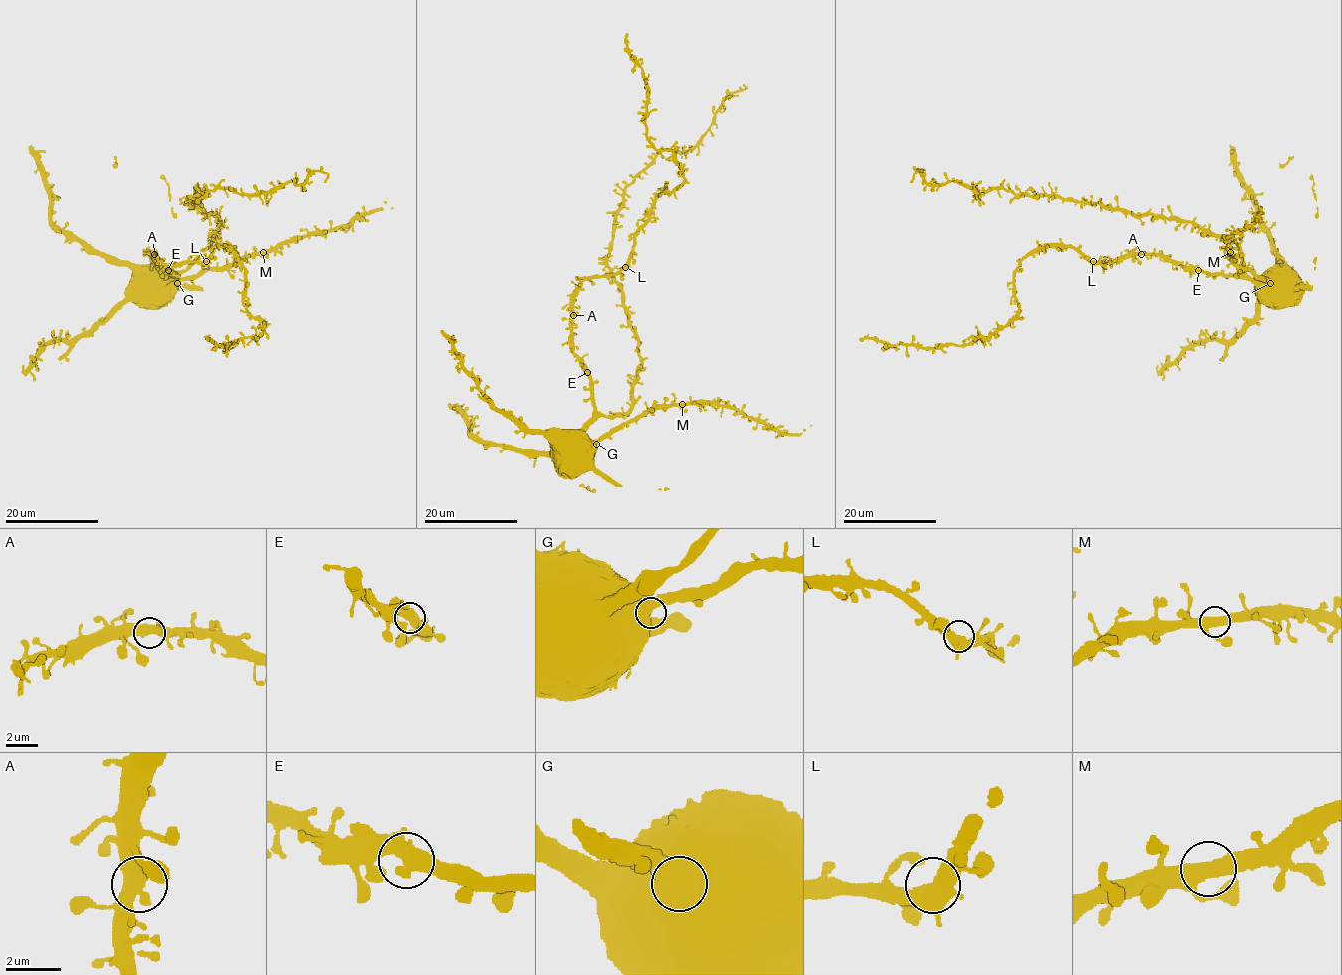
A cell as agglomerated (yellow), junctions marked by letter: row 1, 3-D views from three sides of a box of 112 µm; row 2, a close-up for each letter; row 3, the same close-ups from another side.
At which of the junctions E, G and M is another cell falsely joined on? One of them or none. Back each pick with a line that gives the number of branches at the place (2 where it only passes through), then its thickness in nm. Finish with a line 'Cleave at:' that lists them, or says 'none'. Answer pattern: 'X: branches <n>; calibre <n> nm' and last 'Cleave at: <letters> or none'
Cleave at: none

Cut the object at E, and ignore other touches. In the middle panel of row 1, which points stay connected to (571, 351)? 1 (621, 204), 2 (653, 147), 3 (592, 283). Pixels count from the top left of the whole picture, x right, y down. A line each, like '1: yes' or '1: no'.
1: no
2: yes
3: yes

